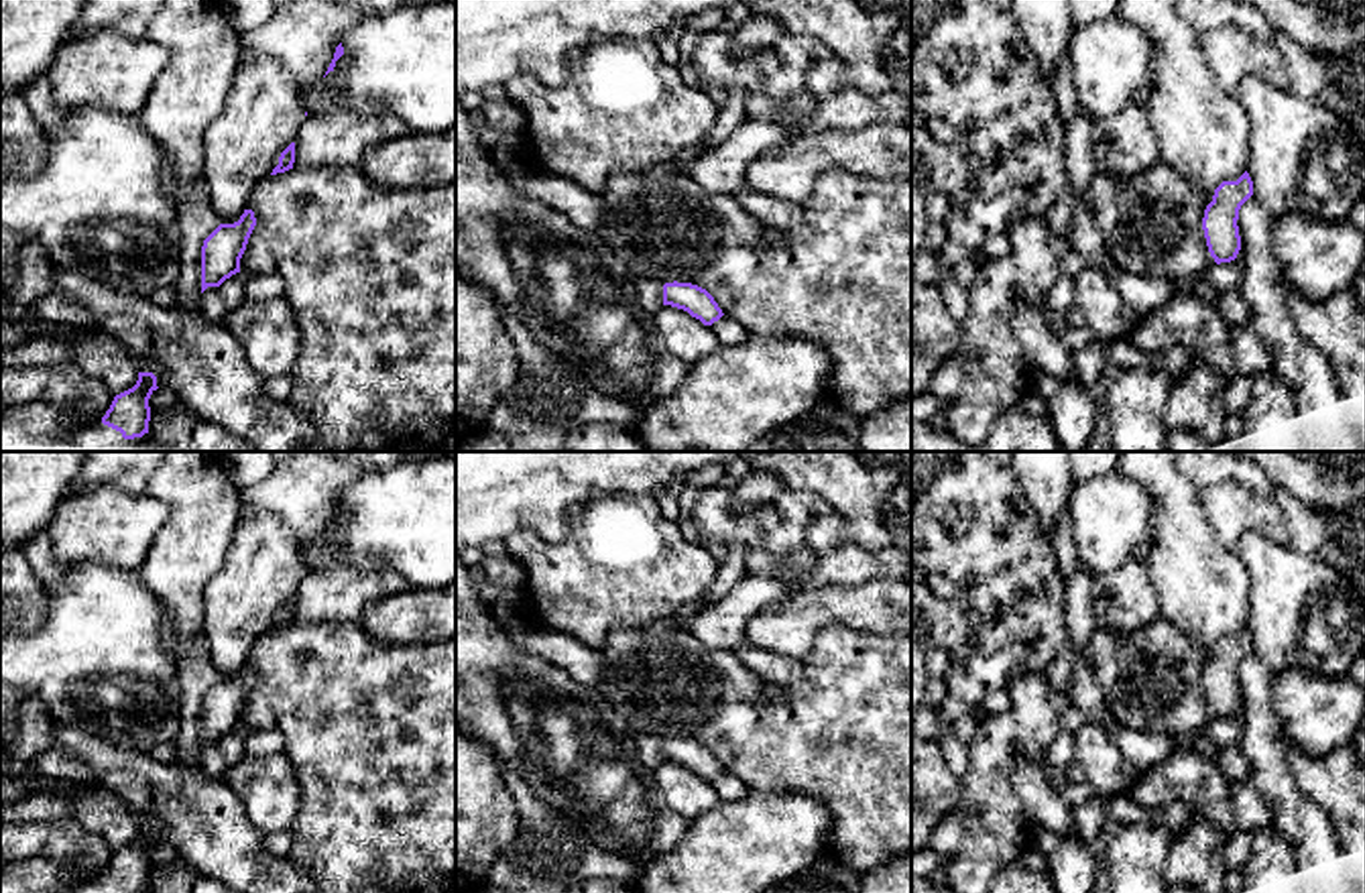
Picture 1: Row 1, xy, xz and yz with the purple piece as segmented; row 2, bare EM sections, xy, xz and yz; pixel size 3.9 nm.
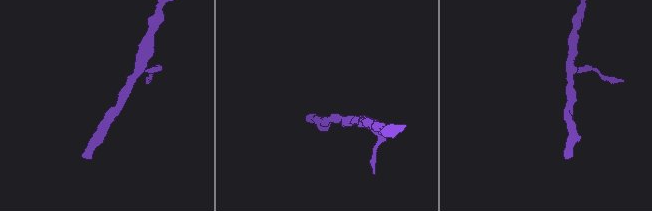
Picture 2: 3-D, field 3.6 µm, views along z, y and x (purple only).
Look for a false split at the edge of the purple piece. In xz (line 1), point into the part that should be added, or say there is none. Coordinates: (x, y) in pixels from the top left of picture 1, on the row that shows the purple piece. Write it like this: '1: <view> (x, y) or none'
1: none

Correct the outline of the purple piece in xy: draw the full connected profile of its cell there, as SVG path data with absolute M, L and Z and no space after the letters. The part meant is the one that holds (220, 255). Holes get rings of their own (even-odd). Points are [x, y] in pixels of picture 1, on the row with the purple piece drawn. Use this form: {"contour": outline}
{"contour": "M244 210L238 222L220 224L201 246L201 293L220 287L226 279L240 273L240 258L256 226L252 210Z"}

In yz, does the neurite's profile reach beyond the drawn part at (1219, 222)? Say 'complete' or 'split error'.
complete

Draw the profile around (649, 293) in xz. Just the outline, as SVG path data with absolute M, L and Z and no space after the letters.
M653 279L635 281L635 295L643 309L655 313L663 305L663 285Z

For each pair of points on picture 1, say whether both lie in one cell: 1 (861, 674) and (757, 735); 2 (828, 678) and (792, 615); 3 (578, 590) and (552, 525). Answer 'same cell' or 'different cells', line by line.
1: same cell
2: different cells
3: different cells

